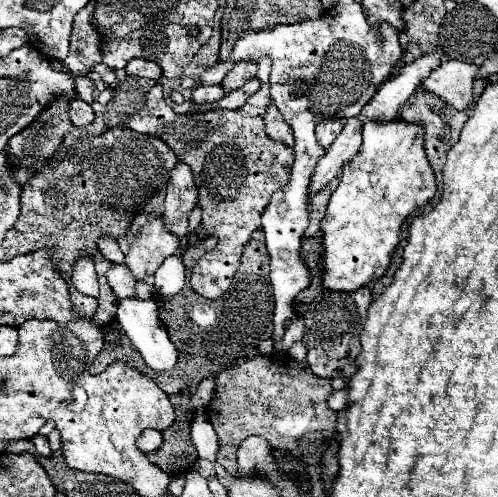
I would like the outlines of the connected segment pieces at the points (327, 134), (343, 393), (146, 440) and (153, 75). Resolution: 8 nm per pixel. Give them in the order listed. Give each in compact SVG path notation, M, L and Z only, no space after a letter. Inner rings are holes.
M337 118L319 122L319 124L317 124L317 138L319 138L319 144L325 149L329 148L329 146L333 144L335 136L341 132L341 128L343 128L343 126L341 126L341 122L339 122Z
M345 384L343 390L335 392L335 394L329 398L329 408L333 408L333 410L345 410L345 406L347 406L347 392L349 392L349 386Z
M143 430L137 440L137 448L147 454L147 452L153 452L155 448L159 448L161 442L163 442L163 436L159 430Z
M133 58L129 64L127 64L127 74L131 76L141 76L141 78L151 78L151 80L159 80L161 78L161 68L159 64L155 62L149 62L149 60L143 60L143 58Z

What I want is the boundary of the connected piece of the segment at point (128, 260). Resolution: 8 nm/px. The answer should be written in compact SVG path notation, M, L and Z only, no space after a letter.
M159 210L149 212L149 220L141 226L141 232L131 242L129 252L125 254L125 264L131 268L137 280L143 280L161 266L161 262L179 248L179 238L163 224Z

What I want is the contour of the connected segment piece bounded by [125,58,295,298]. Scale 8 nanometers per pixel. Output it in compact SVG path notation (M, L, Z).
M263 58L257 64L259 64L257 78L261 80L261 90L255 92L245 102L245 106L239 108L239 110L209 110L209 112L197 112L197 114L177 114L165 104L161 84L155 84L147 94L145 106L139 112L135 112L131 118L125 120L125 126L135 130L135 132L153 134L153 136L159 136L159 132L161 132L163 140L165 138L169 140L169 146L173 148L177 158L181 162L189 164L191 170L193 170L195 184L199 188L199 206L203 210L201 226L209 234L219 238L217 246L211 252L207 252L203 258L199 258L197 264L193 266L193 272L191 272L191 288L197 294L201 294L203 298L219 298L229 290L233 274L239 268L239 258L241 258L243 246L247 244L251 234L261 228L261 214L263 214L265 206L269 204L273 192L277 192L279 188L283 188L289 182L291 166L293 166L293 160L295 160L293 148L289 148L281 142L275 142L265 134L263 116L265 116L267 104L271 100L271 94L269 94L271 60Z

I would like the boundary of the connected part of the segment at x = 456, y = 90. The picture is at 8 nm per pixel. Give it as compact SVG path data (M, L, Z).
M447 60L423 82L423 90L433 92L457 110L467 110L473 104L473 80L479 66Z

